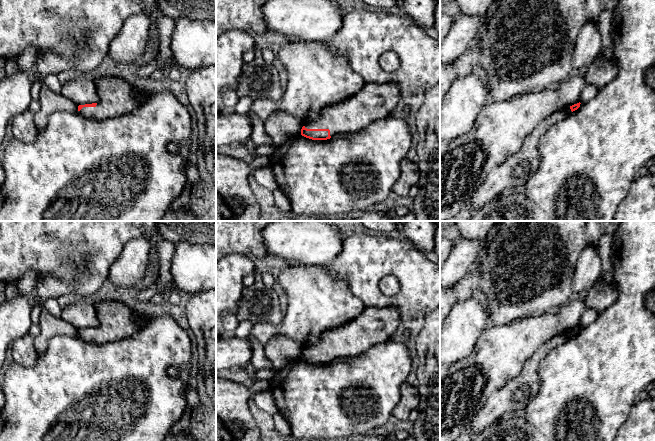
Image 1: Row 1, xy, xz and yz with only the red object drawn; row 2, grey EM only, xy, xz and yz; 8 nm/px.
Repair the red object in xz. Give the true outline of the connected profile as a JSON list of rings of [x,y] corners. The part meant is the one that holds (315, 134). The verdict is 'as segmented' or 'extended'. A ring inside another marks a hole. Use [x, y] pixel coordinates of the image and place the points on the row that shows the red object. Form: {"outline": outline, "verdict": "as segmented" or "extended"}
{"outline": [[[365,83],[354,96],[323,108],[315,121],[302,127],[301,135],[327,140],[341,133],[353,134],[389,116],[400,99],[400,89],[395,83]]], "verdict": "extended"}

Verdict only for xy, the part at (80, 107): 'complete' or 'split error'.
split error

